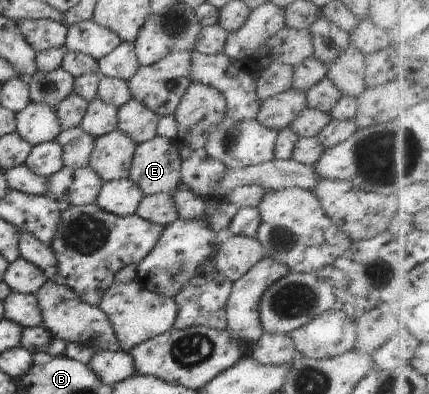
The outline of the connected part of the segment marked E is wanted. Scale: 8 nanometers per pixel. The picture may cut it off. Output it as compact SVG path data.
M156 136L147 142L137 146L129 180L132 180L144 195L156 195L157 193L174 193L182 187L181 180L181 155L178 153L176 141Z

